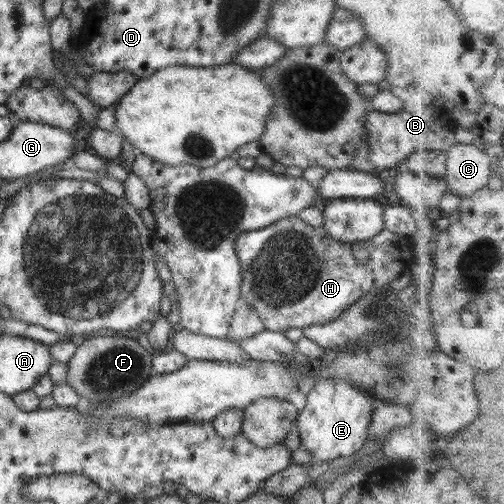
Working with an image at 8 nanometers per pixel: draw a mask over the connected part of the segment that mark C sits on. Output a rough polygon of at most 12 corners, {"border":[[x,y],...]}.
{"border":[[474,144],[446,150],[448,190],[489,184],[490,156]]}

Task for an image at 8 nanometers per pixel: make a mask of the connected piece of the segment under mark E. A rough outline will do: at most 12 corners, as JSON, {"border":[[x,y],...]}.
{"border":[[314,379],[294,424],[312,463],[364,445],[370,392]]}

